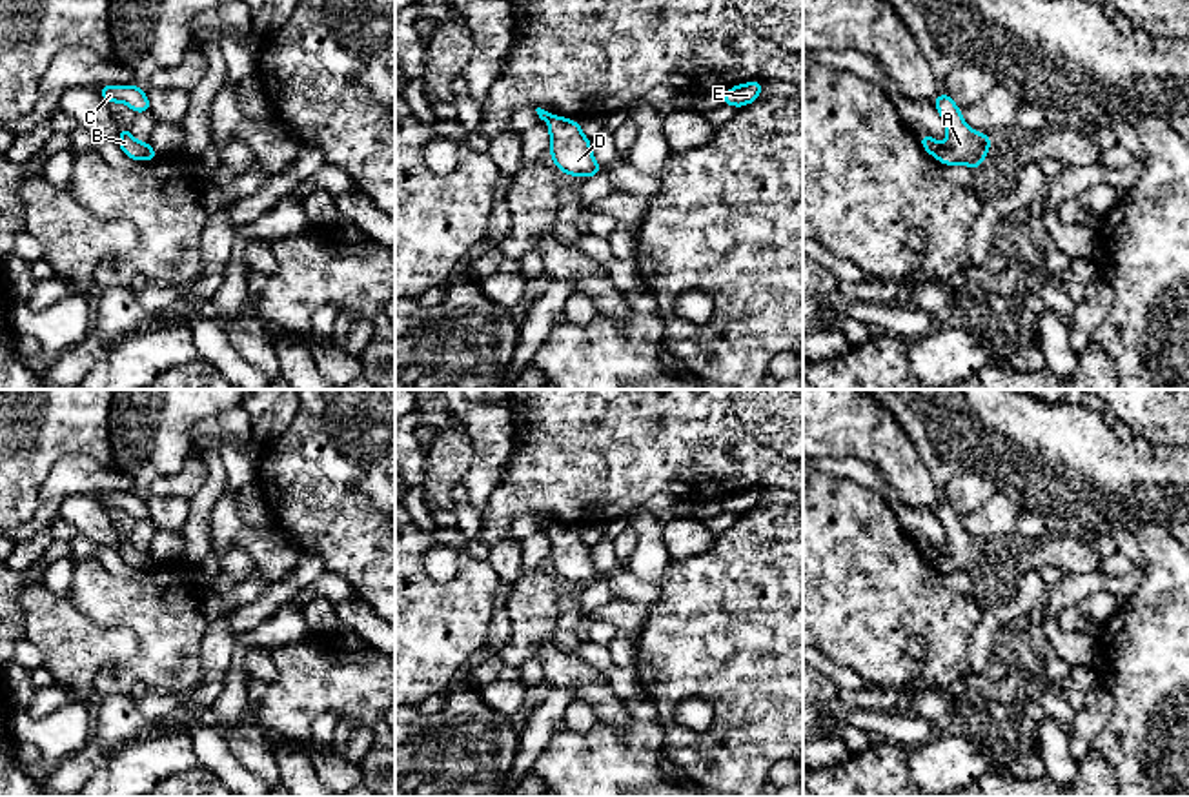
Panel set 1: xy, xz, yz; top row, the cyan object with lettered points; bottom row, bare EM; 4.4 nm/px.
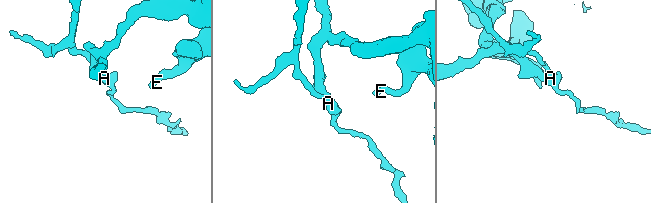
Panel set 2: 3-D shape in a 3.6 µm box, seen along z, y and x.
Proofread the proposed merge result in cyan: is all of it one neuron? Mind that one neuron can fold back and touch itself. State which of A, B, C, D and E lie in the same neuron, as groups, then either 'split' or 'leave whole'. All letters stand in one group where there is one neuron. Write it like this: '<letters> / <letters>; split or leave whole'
A C D / B E; split

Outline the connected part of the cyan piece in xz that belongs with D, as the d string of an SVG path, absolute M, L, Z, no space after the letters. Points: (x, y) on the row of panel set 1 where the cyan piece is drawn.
M554 116L548 120L548 129L550 155L559 171L584 178L605 171L594 160L590 140L583 135L579 122Z

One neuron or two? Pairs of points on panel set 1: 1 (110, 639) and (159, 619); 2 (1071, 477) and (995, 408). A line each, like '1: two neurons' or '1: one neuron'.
1: two neurons
2: one neuron

